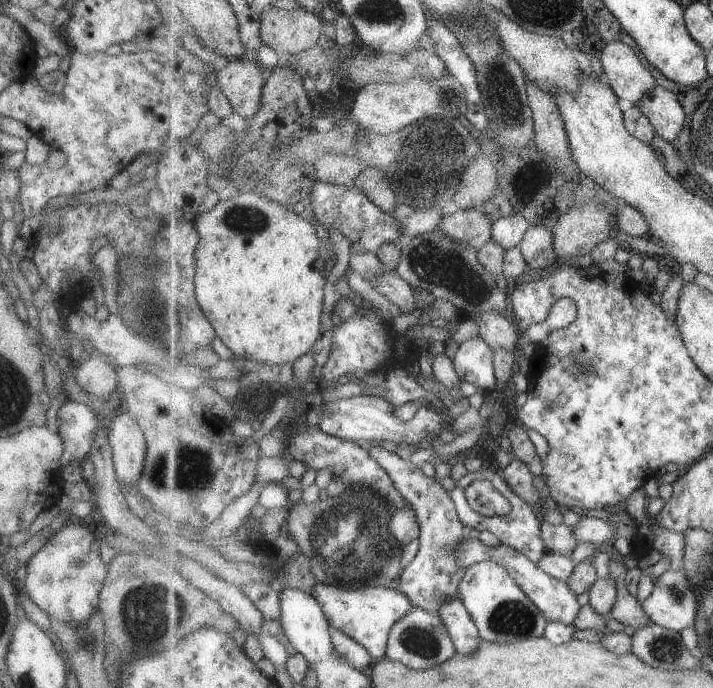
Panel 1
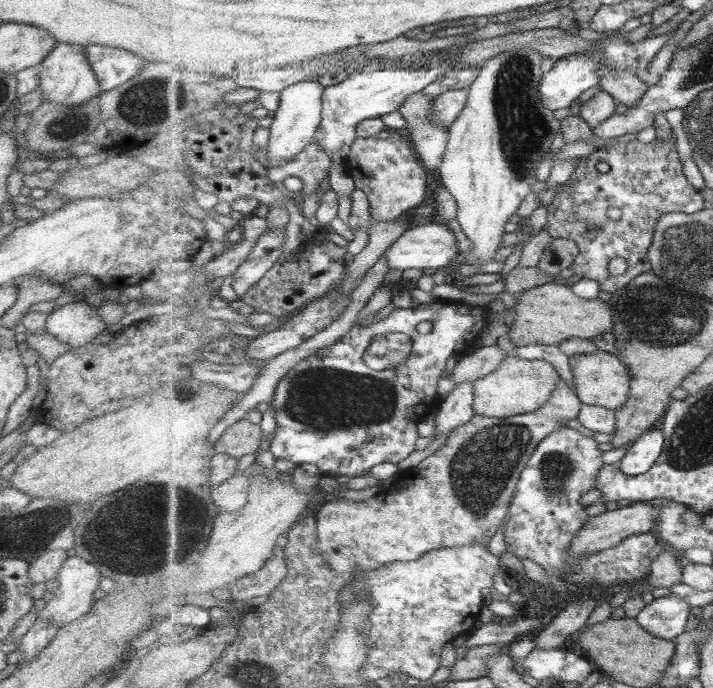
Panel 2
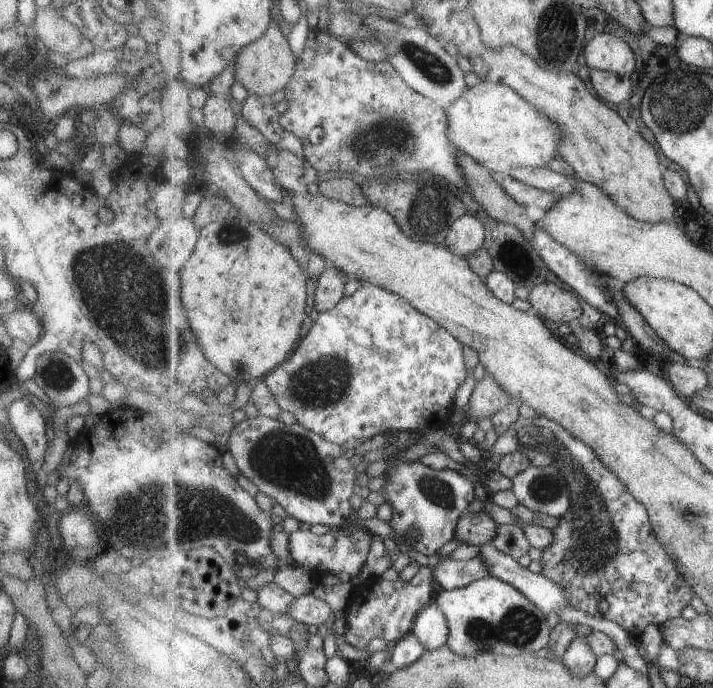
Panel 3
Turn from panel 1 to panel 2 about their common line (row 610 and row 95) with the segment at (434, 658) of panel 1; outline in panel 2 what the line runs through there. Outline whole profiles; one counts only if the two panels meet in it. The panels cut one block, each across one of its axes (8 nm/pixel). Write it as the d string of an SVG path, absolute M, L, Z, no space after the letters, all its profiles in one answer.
M423 91L417 92L409 96L400 109L401 115L407 121L410 144L414 146L426 170L438 170L444 163L443 155L449 143L448 130L435 126L429 118L434 100L431 96L425 96Z

